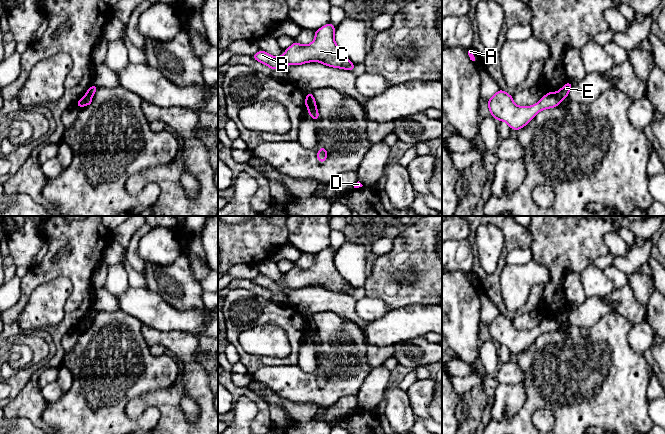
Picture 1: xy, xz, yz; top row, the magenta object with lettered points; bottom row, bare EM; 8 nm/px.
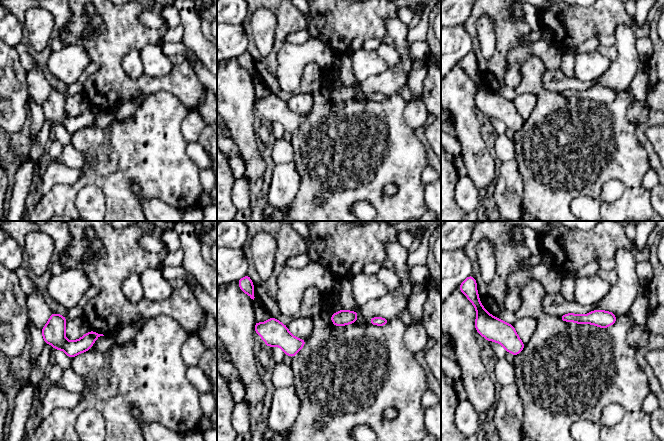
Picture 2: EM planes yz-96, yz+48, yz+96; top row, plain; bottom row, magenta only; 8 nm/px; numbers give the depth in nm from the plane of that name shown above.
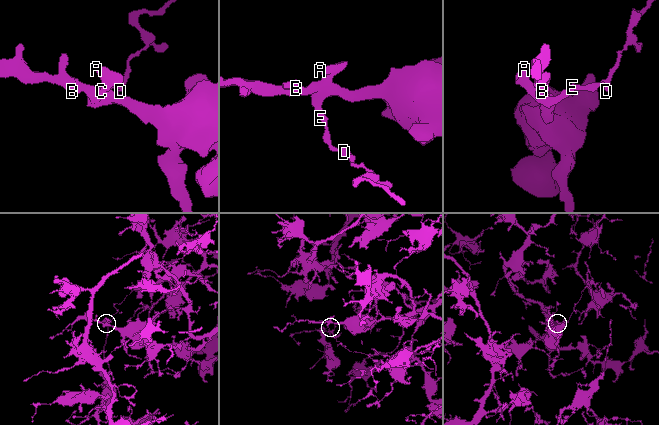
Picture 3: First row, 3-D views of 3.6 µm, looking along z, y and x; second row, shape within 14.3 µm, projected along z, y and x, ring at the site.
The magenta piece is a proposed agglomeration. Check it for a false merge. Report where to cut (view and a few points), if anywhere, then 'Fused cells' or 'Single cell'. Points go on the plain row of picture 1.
Split along xz (315, 330), (308, 333). Fused cells

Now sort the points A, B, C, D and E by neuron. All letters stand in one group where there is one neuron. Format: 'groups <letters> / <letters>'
groups A B C / D E

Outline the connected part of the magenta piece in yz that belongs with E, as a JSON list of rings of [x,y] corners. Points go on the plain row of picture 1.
[[[571,306],[566,307],[558,316],[556,316],[557,320],[561,323],[561,324],[565,324],[567,319],[569,318],[569,315],[572,311]]]

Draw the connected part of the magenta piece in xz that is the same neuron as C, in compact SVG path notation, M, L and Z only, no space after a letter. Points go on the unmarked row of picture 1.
M329 246L315 255L314 265L308 269L294 266L280 281L273 281L260 274L252 282L269 290L272 294L284 292L285 289L301 289L318 285L329 291L353 295L355 288L344 279L335 266L335 253L336 251Z

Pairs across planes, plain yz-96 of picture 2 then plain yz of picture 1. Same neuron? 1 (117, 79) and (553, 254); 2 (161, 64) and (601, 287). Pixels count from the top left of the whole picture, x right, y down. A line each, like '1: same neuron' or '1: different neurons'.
1: same neuron
2: same neuron

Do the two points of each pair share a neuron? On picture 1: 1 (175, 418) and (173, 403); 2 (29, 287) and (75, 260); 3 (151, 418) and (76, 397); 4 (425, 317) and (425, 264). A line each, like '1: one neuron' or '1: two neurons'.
1: one neuron
2: one neuron
3: one neuron
4: two neurons

